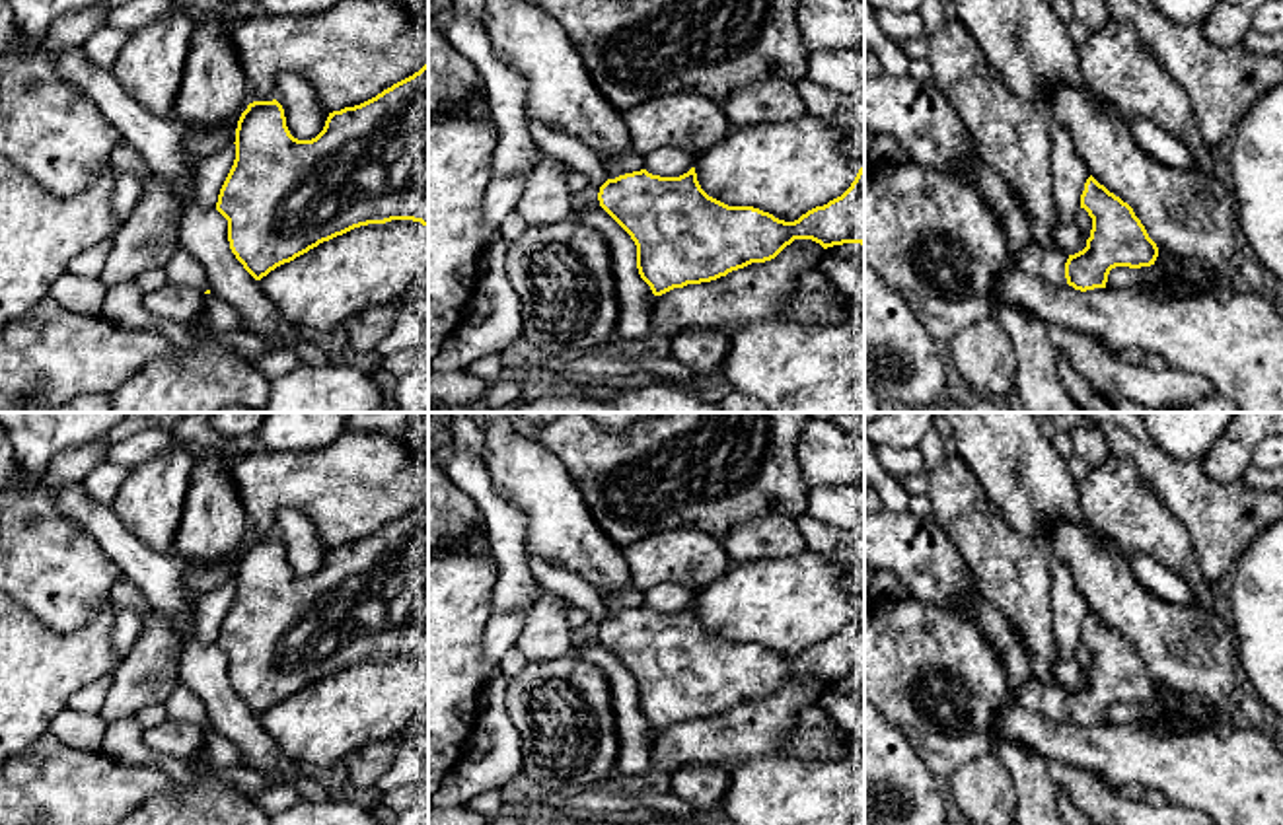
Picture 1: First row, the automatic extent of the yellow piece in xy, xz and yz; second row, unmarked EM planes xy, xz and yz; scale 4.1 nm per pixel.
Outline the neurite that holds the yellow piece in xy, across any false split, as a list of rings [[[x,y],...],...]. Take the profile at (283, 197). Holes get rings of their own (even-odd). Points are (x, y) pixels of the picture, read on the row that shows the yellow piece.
[[[428,64],[360,105],[329,113],[312,140],[290,134],[276,99],[253,101],[238,121],[234,144],[236,160],[216,210],[228,220],[232,253],[255,280],[360,226],[413,220],[428,228]]]

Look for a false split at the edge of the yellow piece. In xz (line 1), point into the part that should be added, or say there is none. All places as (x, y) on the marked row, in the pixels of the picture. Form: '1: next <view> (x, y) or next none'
1: next none

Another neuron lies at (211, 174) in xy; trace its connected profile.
[[[230,142],[222,150],[206,156],[197,165],[195,195],[201,208],[214,210],[220,189],[234,165],[236,144]]]

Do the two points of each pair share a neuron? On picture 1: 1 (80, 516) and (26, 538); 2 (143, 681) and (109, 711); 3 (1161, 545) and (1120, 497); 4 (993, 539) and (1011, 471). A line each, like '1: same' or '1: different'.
1: different
2: same
3: same
4: different

